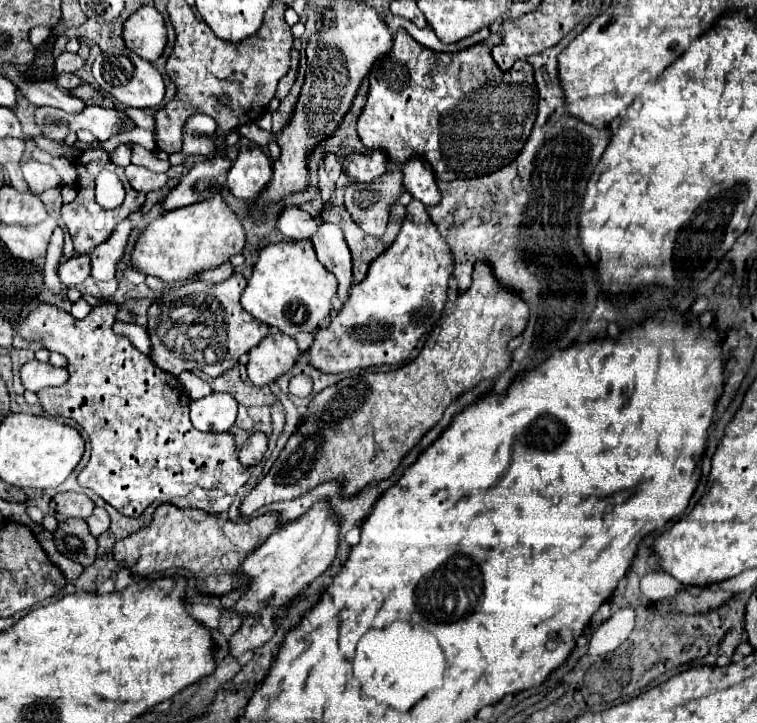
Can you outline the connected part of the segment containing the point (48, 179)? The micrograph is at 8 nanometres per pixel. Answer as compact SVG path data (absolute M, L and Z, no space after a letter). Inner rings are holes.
M27 160L21 166L21 170L23 170L23 178L25 178L25 182L33 194L41 194L41 192L61 184L61 178L57 176L55 168L49 164Z

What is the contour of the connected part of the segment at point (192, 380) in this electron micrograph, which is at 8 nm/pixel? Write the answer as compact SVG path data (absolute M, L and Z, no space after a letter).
M183 372L183 374L179 376L179 382L183 384L183 388L185 388L185 392L189 394L191 400L203 398L203 396L207 396L207 394L213 392L211 386L209 386L203 378L199 378L199 376L191 374L191 372Z

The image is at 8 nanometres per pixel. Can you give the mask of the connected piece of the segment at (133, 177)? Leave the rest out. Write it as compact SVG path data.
M135 164L125 168L125 176L127 176L129 184L141 192L161 190L167 184L167 174L155 174L151 170L147 170L143 166L135 166Z

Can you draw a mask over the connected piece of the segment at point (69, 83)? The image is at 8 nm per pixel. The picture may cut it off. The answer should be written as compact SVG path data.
M57 74L55 82L57 82L57 86L59 86L59 88L71 90L71 88L75 88L75 86L79 86L79 84L81 84L81 78L79 78L77 74Z

